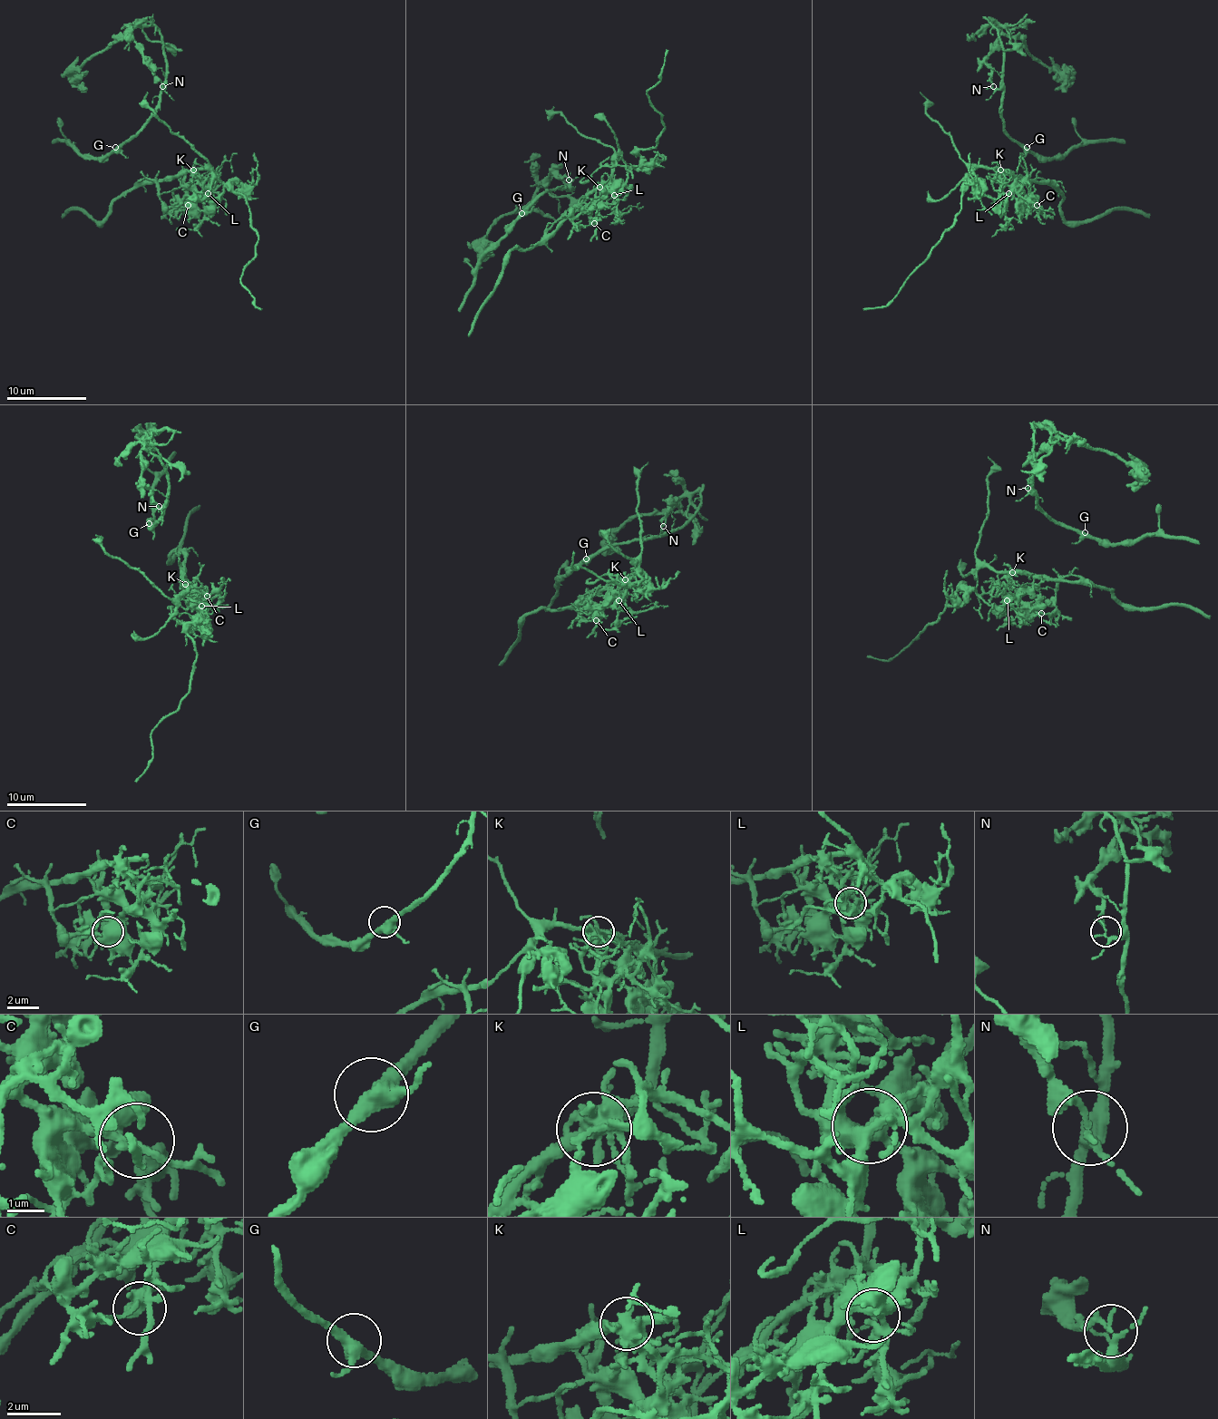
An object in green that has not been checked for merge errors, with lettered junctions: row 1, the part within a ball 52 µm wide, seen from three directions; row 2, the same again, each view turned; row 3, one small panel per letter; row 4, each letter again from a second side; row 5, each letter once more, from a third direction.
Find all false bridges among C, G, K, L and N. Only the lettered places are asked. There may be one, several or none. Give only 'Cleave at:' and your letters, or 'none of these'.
Cleave at: K, N

